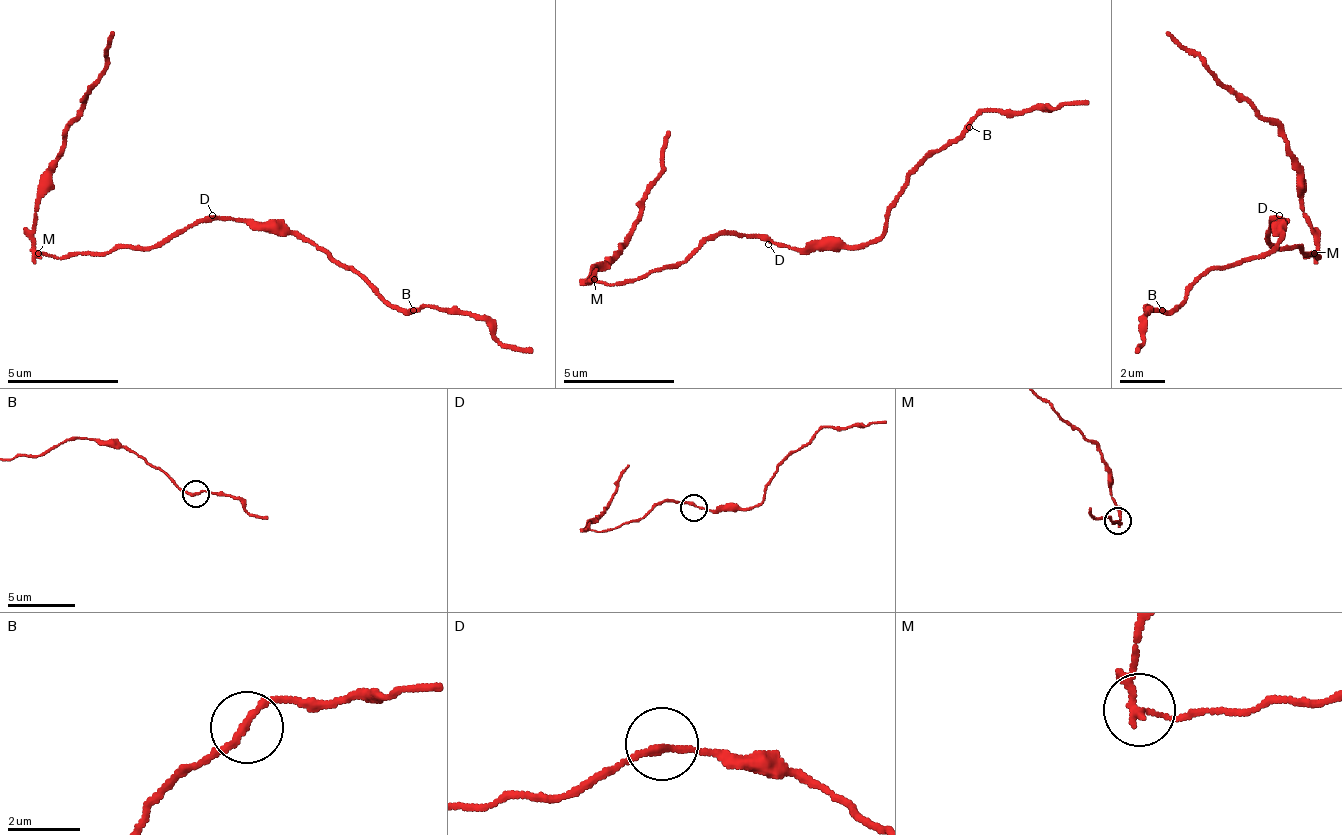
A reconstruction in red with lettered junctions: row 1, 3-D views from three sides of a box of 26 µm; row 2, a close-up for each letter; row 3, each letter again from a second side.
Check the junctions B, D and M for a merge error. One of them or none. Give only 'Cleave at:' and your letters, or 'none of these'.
Cleave at: M

